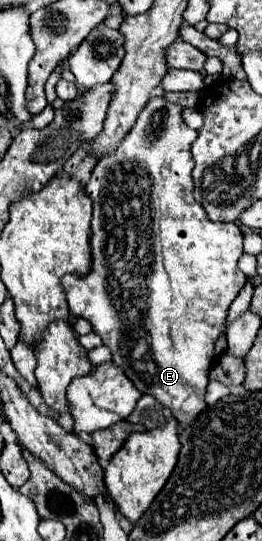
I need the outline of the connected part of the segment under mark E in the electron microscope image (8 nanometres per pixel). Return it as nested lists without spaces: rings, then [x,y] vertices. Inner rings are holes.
[[[164,96],[152,98],[146,108],[140,112],[136,126],[132,132],[120,142],[118,150],[104,160],[100,160],[92,172],[90,182],[86,184],[86,194],[94,204],[94,216],[92,216],[92,236],[90,236],[90,246],[92,246],[92,270],[86,278],[78,276],[64,276],[62,284],[68,296],[68,306],[72,316],[76,318],[86,318],[92,322],[92,330],[102,338],[104,346],[110,348],[114,364],[124,370],[124,374],[134,382],[134,386],[142,394],[152,394],[164,408],[172,412],[172,416],[178,420],[180,426],[192,424],[198,418],[198,412],[206,408],[206,386],[208,386],[208,372],[212,366],[212,356],[214,356],[214,342],[224,330],[226,314],[232,304],[232,300],[240,294],[242,286],[246,284],[246,276],[238,268],[238,258],[242,256],[242,232],[236,224],[228,222],[212,222],[208,220],[204,208],[194,200],[192,196],[192,170],[194,170],[194,158],[192,158],[192,142],[198,138],[198,130],[188,128],[188,124],[182,118],[182,108],[178,104],[170,104]]]

